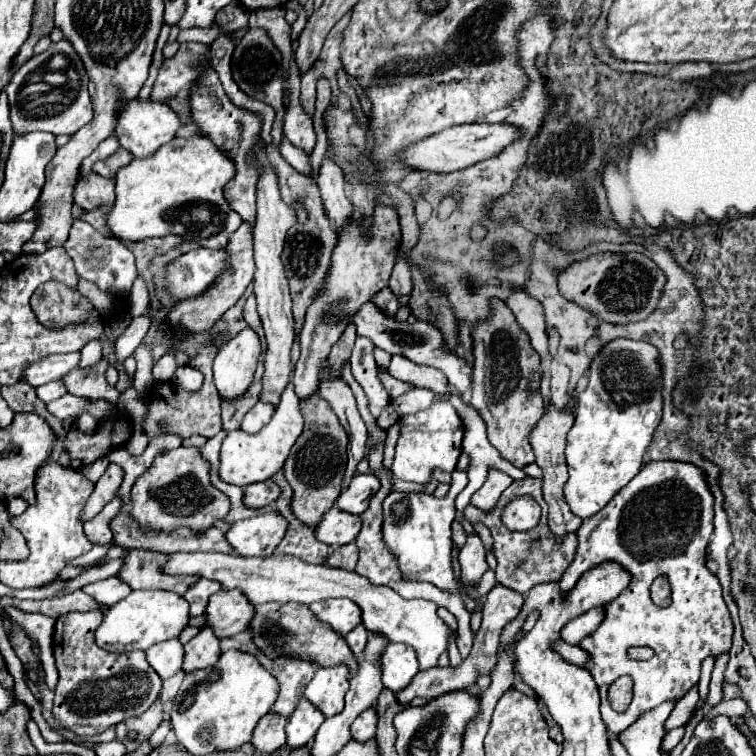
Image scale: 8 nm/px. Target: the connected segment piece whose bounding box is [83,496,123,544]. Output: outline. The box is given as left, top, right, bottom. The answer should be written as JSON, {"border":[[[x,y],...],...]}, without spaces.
{"border":[[[115,496],[111,502],[105,504],[105,508],[93,520],[85,522],[83,528],[85,528],[87,538],[93,544],[105,544],[105,542],[109,542],[111,536],[113,536],[113,532],[109,530],[109,524],[111,524],[109,520],[113,516],[117,516],[117,512],[121,512],[121,510],[123,510],[123,500],[121,500],[121,496]]]}

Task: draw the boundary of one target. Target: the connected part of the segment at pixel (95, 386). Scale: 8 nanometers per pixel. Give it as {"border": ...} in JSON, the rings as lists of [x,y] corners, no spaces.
{"border":[[[101,358],[91,368],[75,368],[69,376],[65,376],[65,386],[75,396],[85,398],[105,398],[114,404],[119,399],[120,393],[117,389],[110,387],[105,380],[105,370],[109,368],[109,362]]]}

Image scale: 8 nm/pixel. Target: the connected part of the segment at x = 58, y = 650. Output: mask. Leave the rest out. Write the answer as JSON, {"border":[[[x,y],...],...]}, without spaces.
{"border":[[[101,610],[69,612],[57,618],[53,634],[53,652],[59,670],[53,716],[61,730],[77,736],[95,736],[125,718],[143,714],[161,692],[161,678],[147,662],[145,652],[111,654],[97,646],[95,630],[101,620]]]}

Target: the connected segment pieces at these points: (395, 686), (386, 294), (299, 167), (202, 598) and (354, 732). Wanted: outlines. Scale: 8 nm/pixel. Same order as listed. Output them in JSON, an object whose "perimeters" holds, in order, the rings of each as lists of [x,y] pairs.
{"perimeters":[[[[391,642],[385,652],[383,652],[383,686],[399,692],[409,682],[413,676],[419,672],[419,660],[417,652],[405,644],[395,644]]],[[[383,288],[383,290],[373,298],[373,302],[375,302],[379,308],[395,314],[395,300],[397,300],[397,296],[391,294],[389,290],[391,290],[391,288]]],[[[286,137],[283,138],[281,146],[279,146],[281,155],[297,172],[311,176],[311,166],[307,162],[307,155],[305,152],[295,147]]],[[[201,578],[185,596],[185,600],[189,600],[191,604],[191,616],[201,616],[207,608],[207,602],[209,602],[209,596],[219,592],[221,590],[221,584],[217,580],[209,580],[209,578]]],[[[367,708],[365,712],[361,712],[361,716],[351,724],[351,736],[365,742],[369,738],[373,738],[377,732],[377,710],[375,708]]]]}

